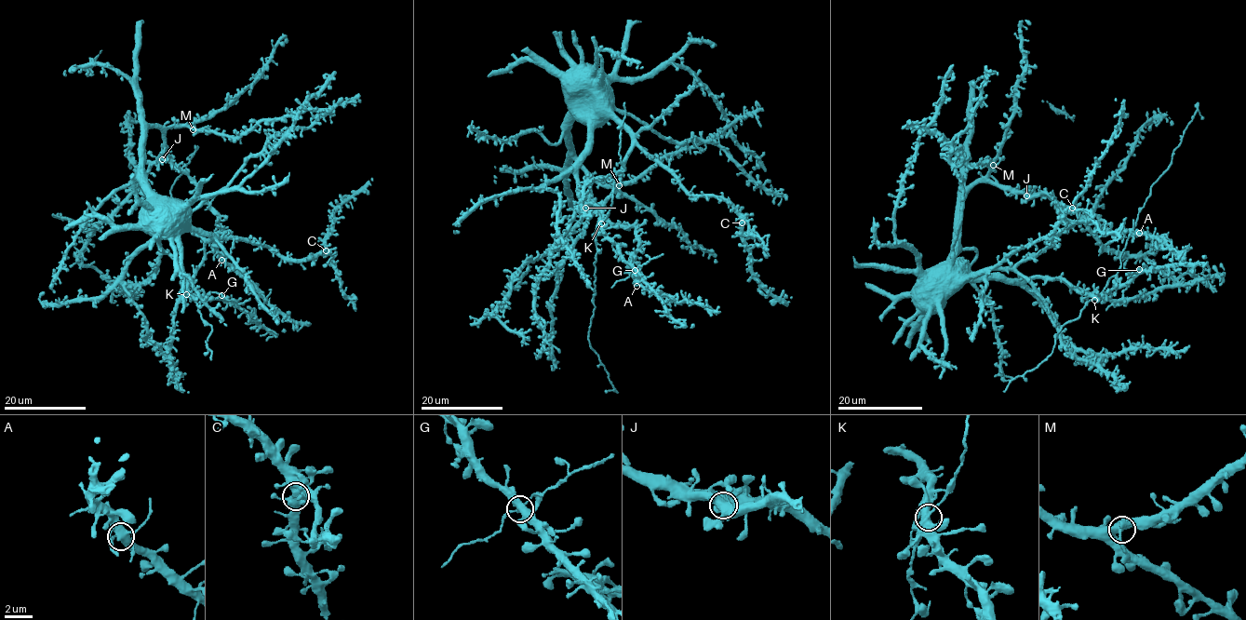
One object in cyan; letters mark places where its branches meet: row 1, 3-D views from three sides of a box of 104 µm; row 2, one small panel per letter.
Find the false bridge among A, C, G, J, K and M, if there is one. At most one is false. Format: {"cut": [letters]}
{"cut": ["G"]}

